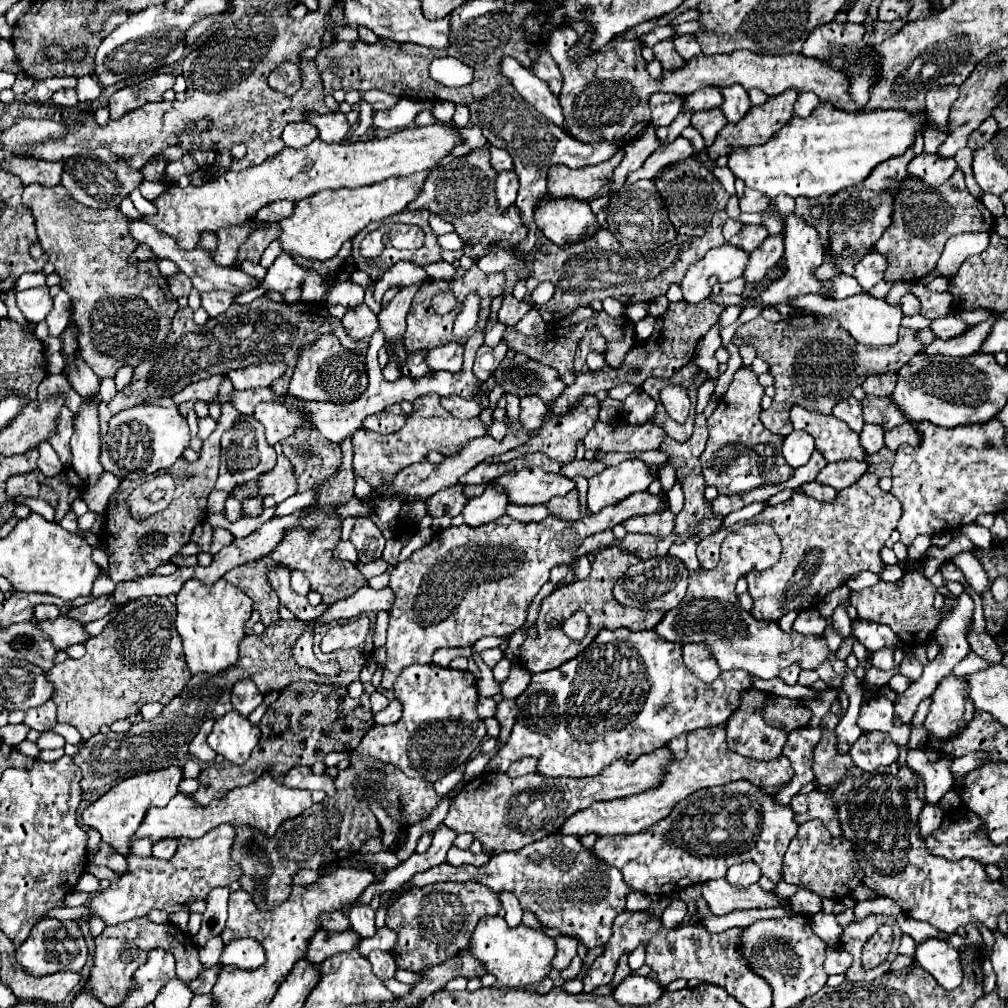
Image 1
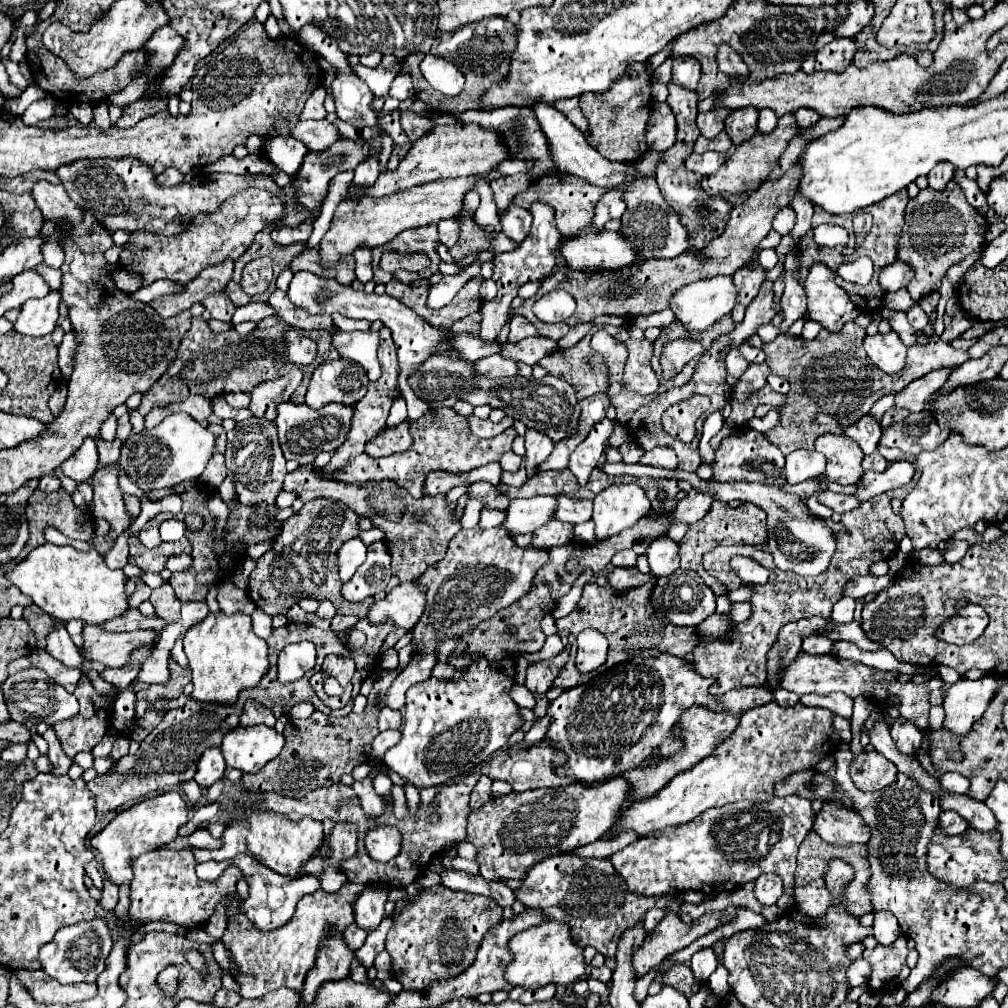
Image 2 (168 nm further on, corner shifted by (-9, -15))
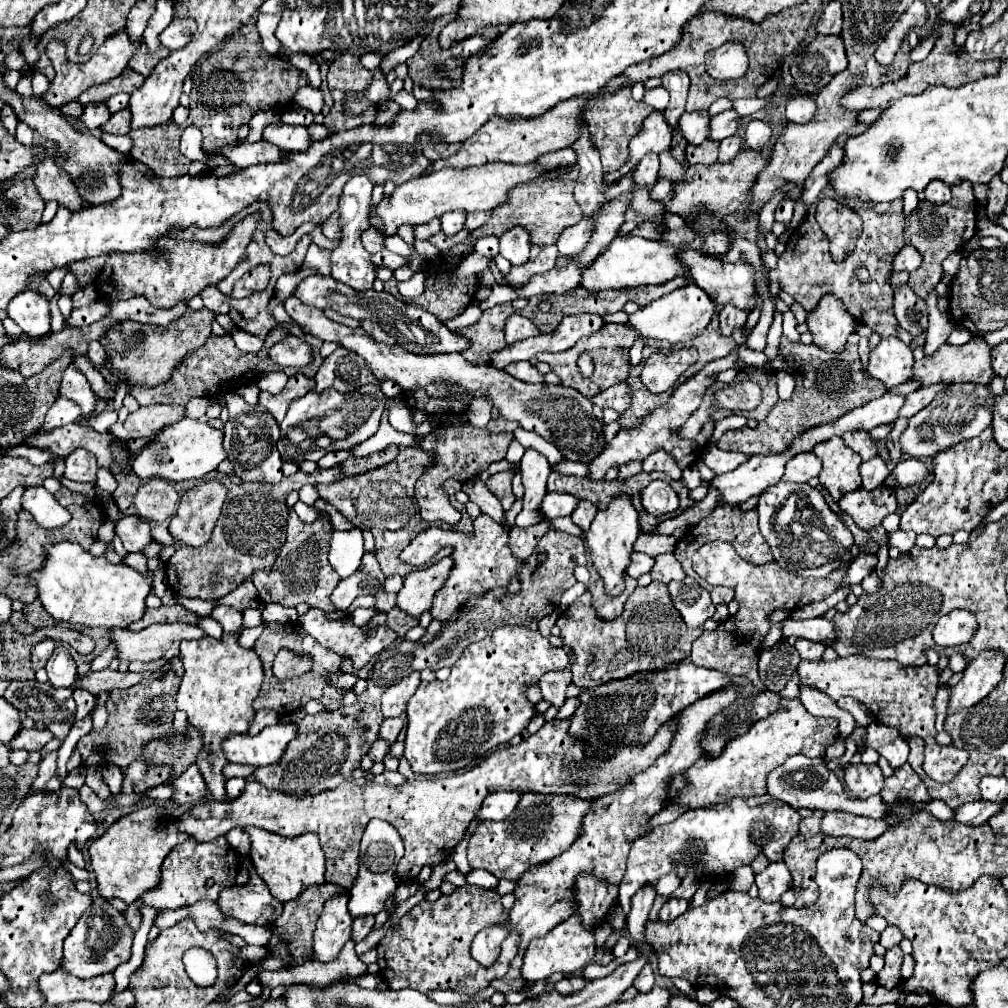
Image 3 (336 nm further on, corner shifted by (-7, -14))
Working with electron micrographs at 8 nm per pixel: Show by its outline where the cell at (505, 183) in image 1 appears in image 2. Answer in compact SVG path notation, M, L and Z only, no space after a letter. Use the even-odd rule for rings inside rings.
M512 203L504 211L500 211L498 215L500 215L502 233L508 235L510 239L514 239L516 243L522 243L522 239L530 231L530 223L532 223L530 211L528 209L522 209L522 207L518 207L518 205Z

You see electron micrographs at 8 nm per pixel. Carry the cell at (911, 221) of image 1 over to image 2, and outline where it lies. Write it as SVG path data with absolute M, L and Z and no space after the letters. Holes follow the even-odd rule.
M948 183L942 191L926 187L918 197L910 199L906 207L906 225L898 241L898 259L914 269L914 279L906 287L912 299L920 301L924 295L938 291L948 267L982 247L986 229L988 221L984 215L966 201L954 183Z

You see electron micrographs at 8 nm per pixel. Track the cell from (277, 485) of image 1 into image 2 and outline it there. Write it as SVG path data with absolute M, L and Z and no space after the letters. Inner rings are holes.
M310 465L298 467L296 471L286 475L284 481L284 491L298 493L298 499L302 503L316 499L318 495L330 497L330 499L340 499L342 503L354 507L358 515L368 515L374 517L374 523L378 529L384 531L384 541L390 545L390 555L392 555L392 573L402 581L414 581L418 579L426 567L442 559L446 553L446 547L450 539L462 529L460 521L454 521L454 505L452 511L448 509L444 495L438 495L436 501L420 501L410 497L402 487L390 481L382 483L366 483L362 487L354 487L350 483L340 483L334 479L322 479L318 473L310 471Z

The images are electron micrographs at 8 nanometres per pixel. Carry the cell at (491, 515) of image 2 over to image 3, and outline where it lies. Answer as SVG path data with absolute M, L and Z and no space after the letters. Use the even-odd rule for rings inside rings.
M530 448L522 456L520 474L522 474L525 496L522 498L522 511L516 516L515 525L526 528L536 522L544 522L546 518L540 512L540 504L542 498L548 494L546 482L550 476L550 464L540 452Z

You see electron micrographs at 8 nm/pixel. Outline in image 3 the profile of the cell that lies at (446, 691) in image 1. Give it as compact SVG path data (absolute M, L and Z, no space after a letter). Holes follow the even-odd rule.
M520 624L500 626L482 642L468 646L452 666L448 680L420 682L408 702L404 756L412 772L456 772L472 766L492 748L510 742L536 716L534 704L530 704L524 690L536 686L542 674L566 666L568 656L564 648L552 646L540 632Z

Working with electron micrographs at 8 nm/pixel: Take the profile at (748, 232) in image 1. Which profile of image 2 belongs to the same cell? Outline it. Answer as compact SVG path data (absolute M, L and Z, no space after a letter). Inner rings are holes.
M750 259L742 269L738 269L732 277L734 277L734 285L738 285L738 303L748 305L754 295L758 293L762 281L766 279L766 269L760 265L758 259Z

